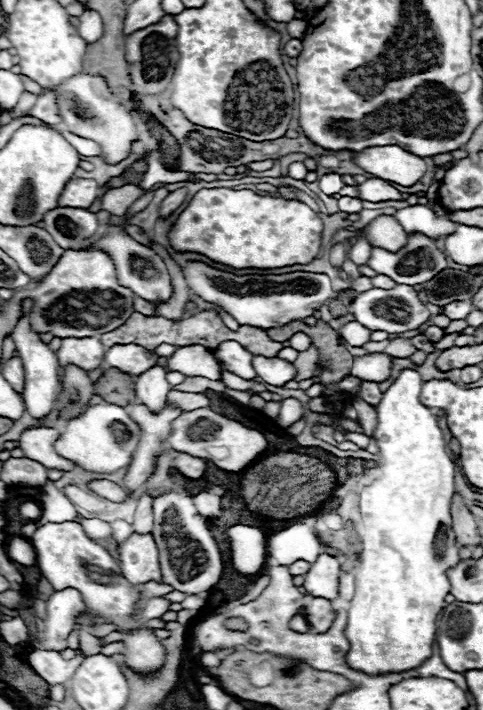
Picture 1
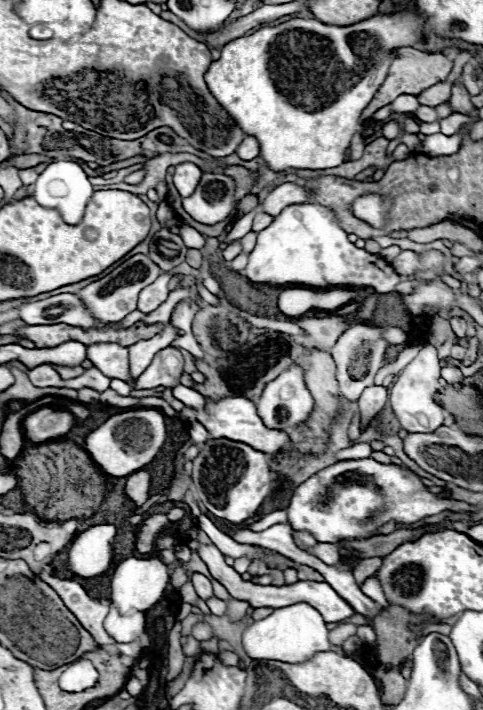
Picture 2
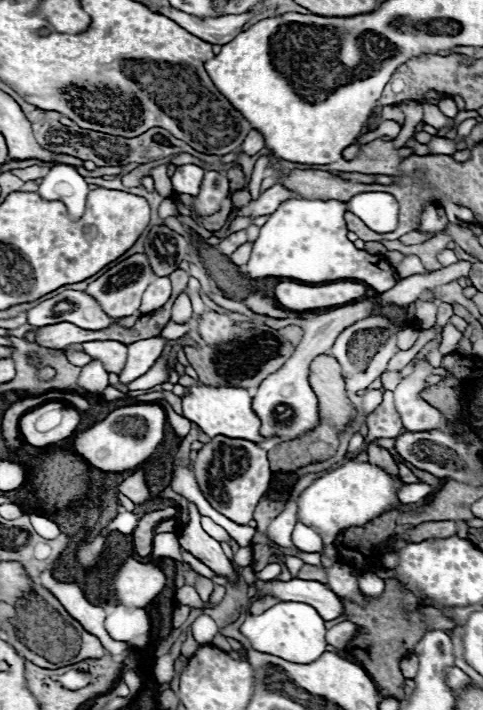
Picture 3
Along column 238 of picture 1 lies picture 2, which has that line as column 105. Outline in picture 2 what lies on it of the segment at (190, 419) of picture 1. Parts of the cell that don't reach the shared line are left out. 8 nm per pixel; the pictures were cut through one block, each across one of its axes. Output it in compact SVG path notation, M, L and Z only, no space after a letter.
M138 408L110 416L102 426L98 426L94 432L86 436L84 448L106 474L122 478L138 472L148 462L152 462L154 456L160 452L164 440L166 440L164 414L154 408Z

